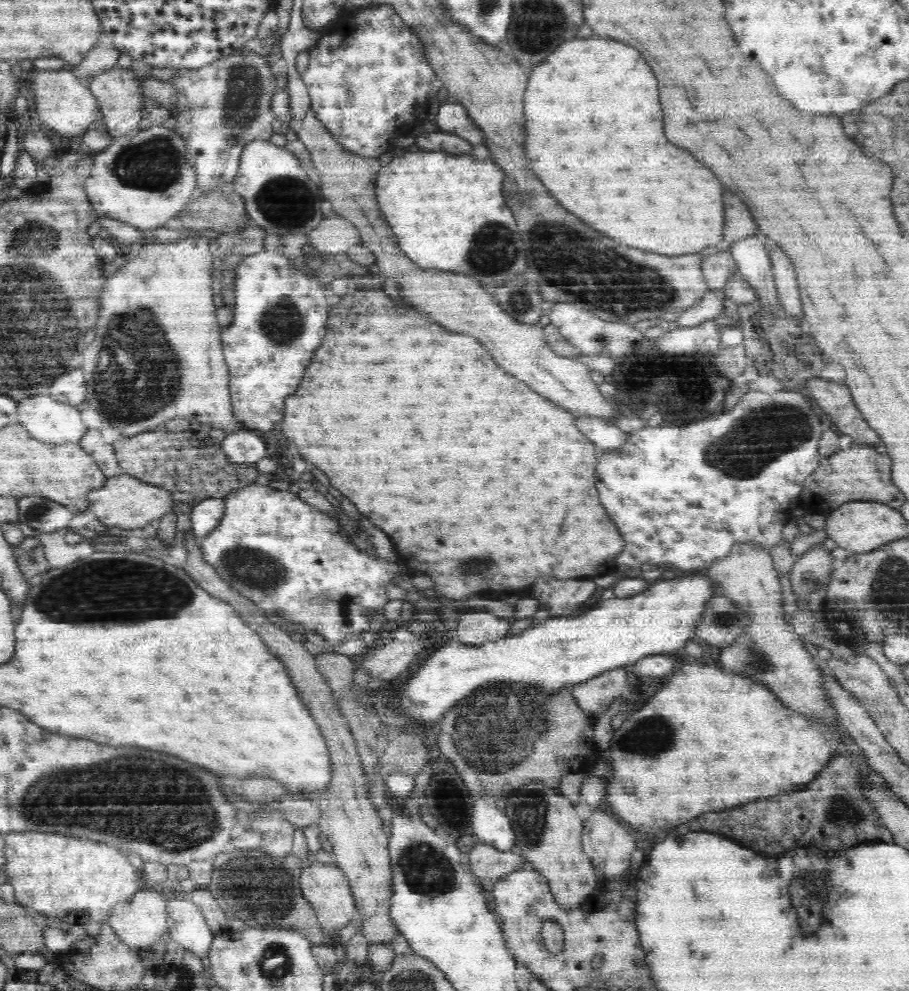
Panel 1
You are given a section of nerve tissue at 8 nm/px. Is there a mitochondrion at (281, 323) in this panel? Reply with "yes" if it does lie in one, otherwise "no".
yes

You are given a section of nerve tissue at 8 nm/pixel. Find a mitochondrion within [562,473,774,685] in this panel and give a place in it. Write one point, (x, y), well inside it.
(729, 619)

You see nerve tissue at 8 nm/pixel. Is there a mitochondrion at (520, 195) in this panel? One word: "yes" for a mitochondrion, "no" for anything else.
yes

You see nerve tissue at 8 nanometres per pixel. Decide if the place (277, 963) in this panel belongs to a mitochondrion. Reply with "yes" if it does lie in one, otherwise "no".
yes

